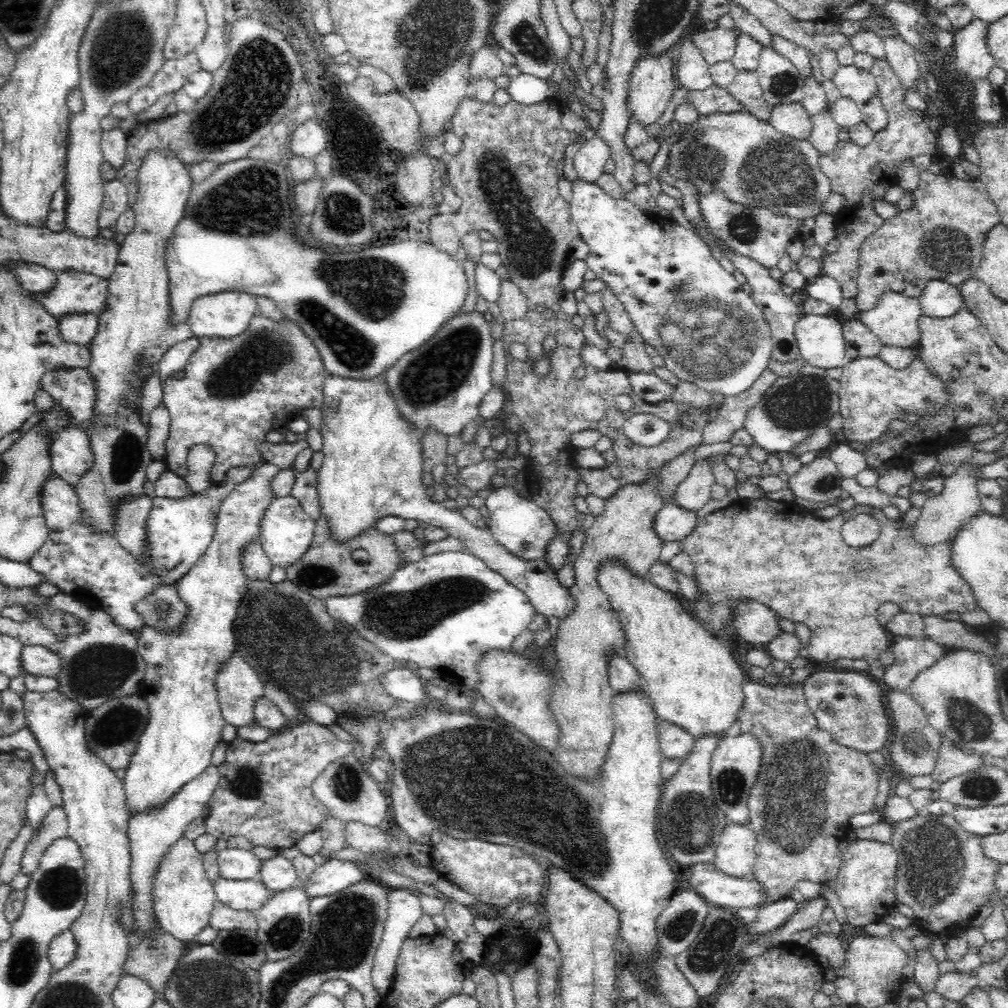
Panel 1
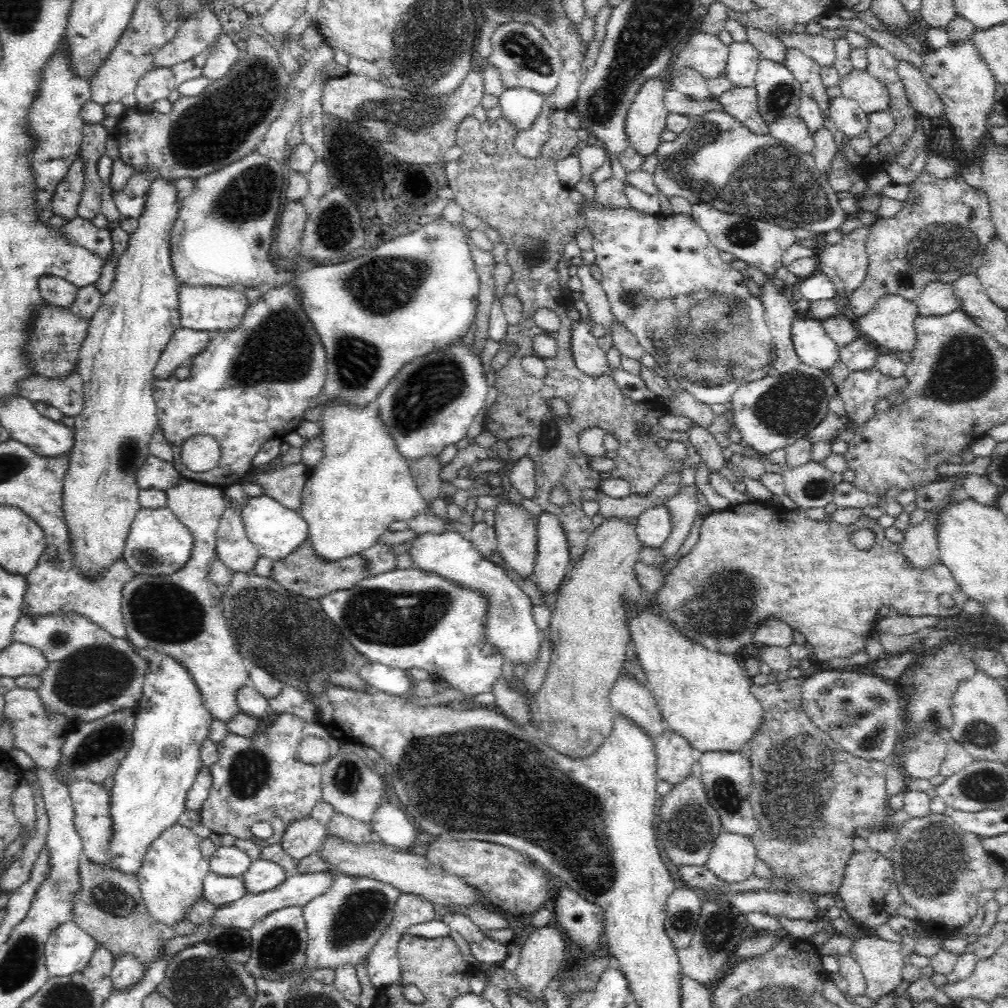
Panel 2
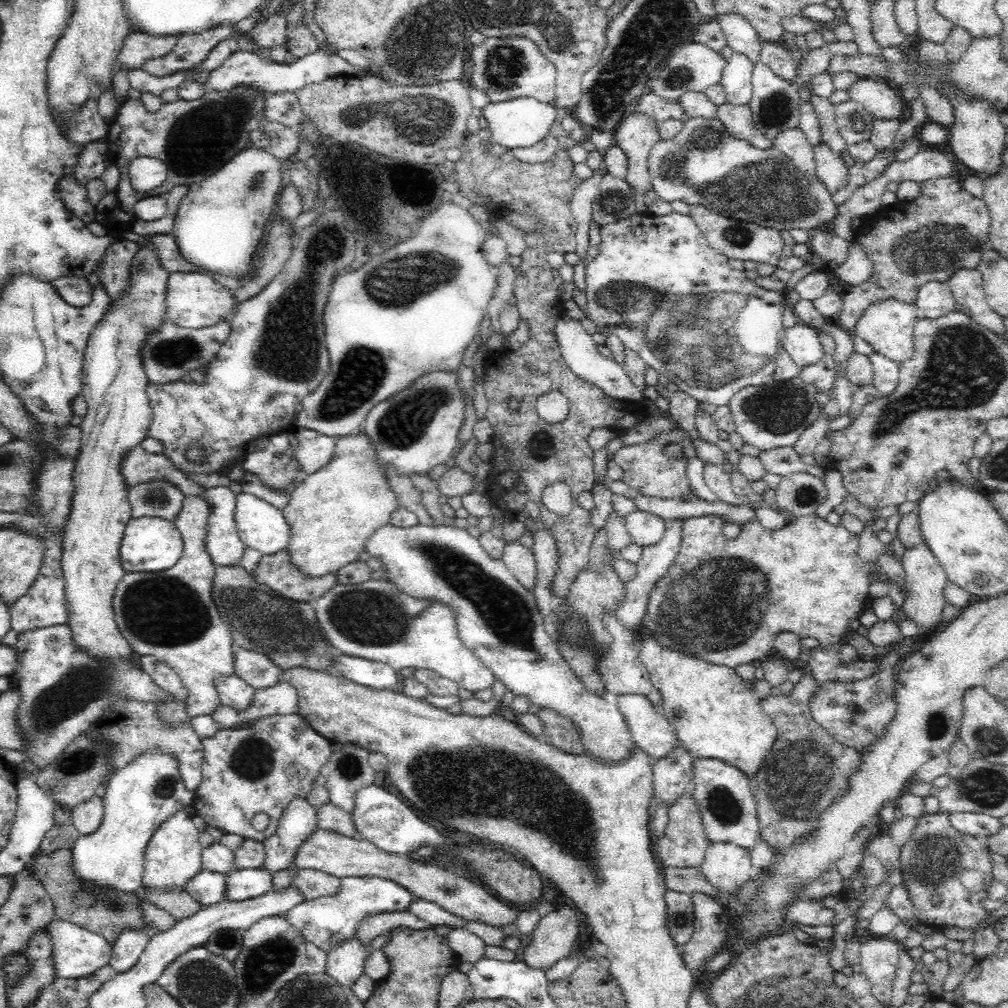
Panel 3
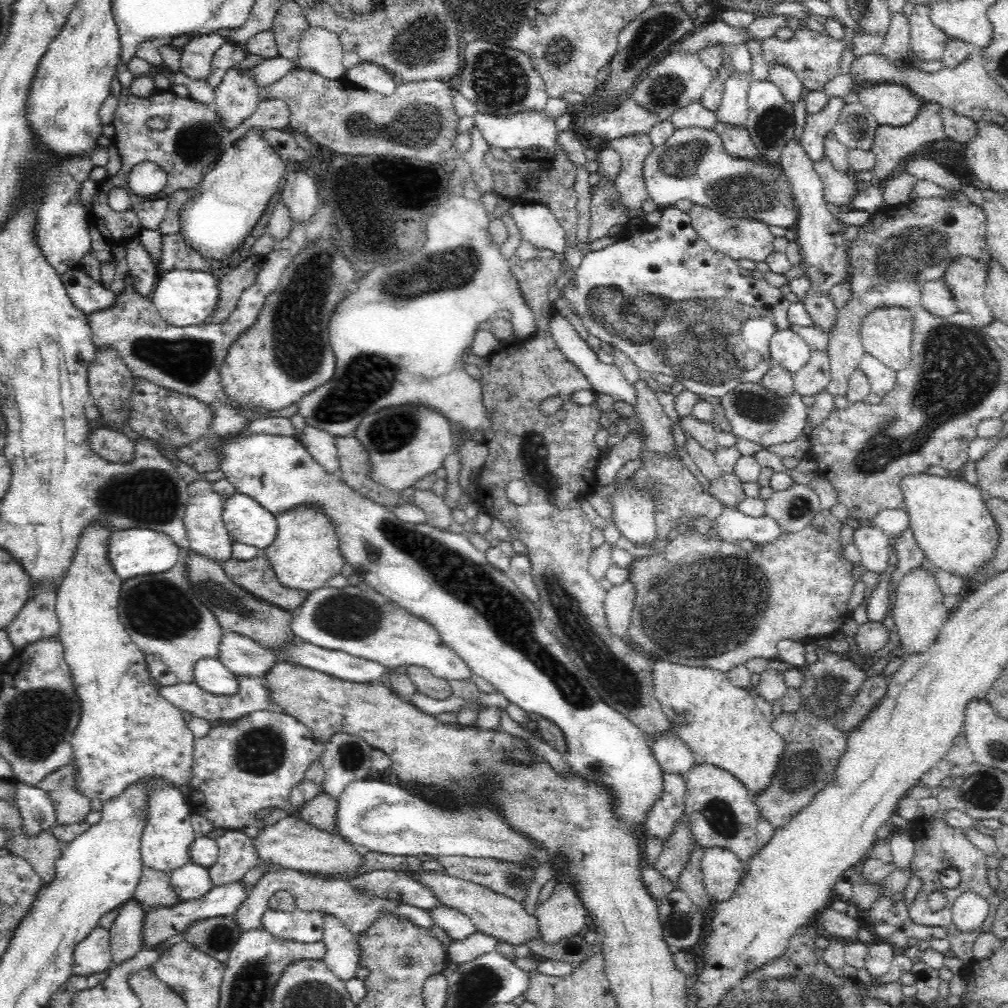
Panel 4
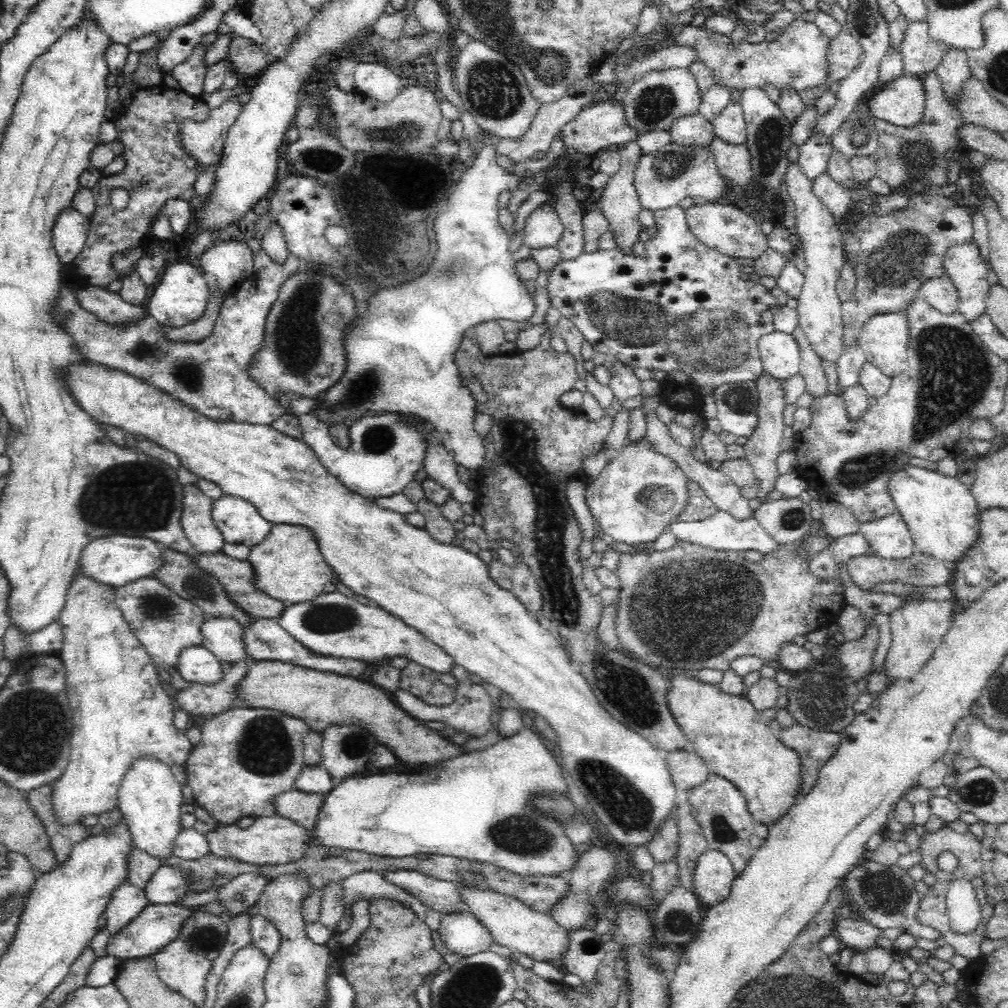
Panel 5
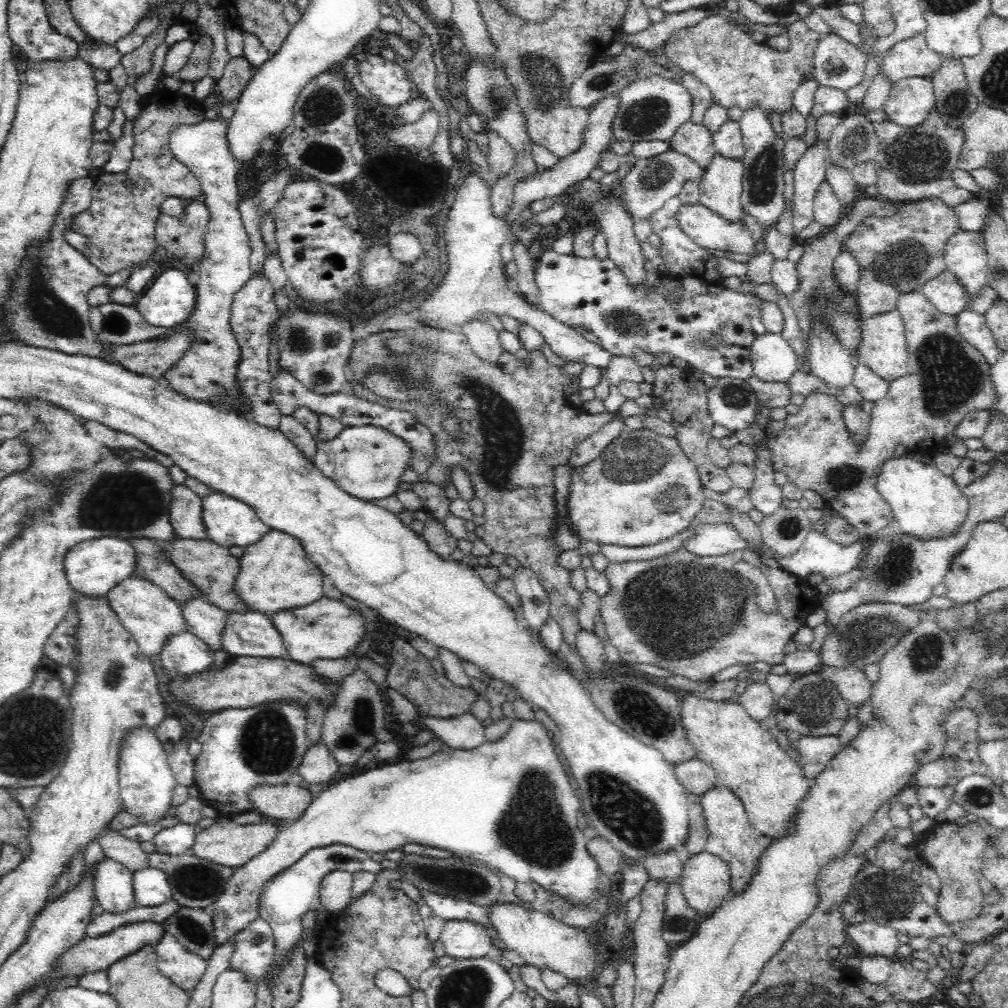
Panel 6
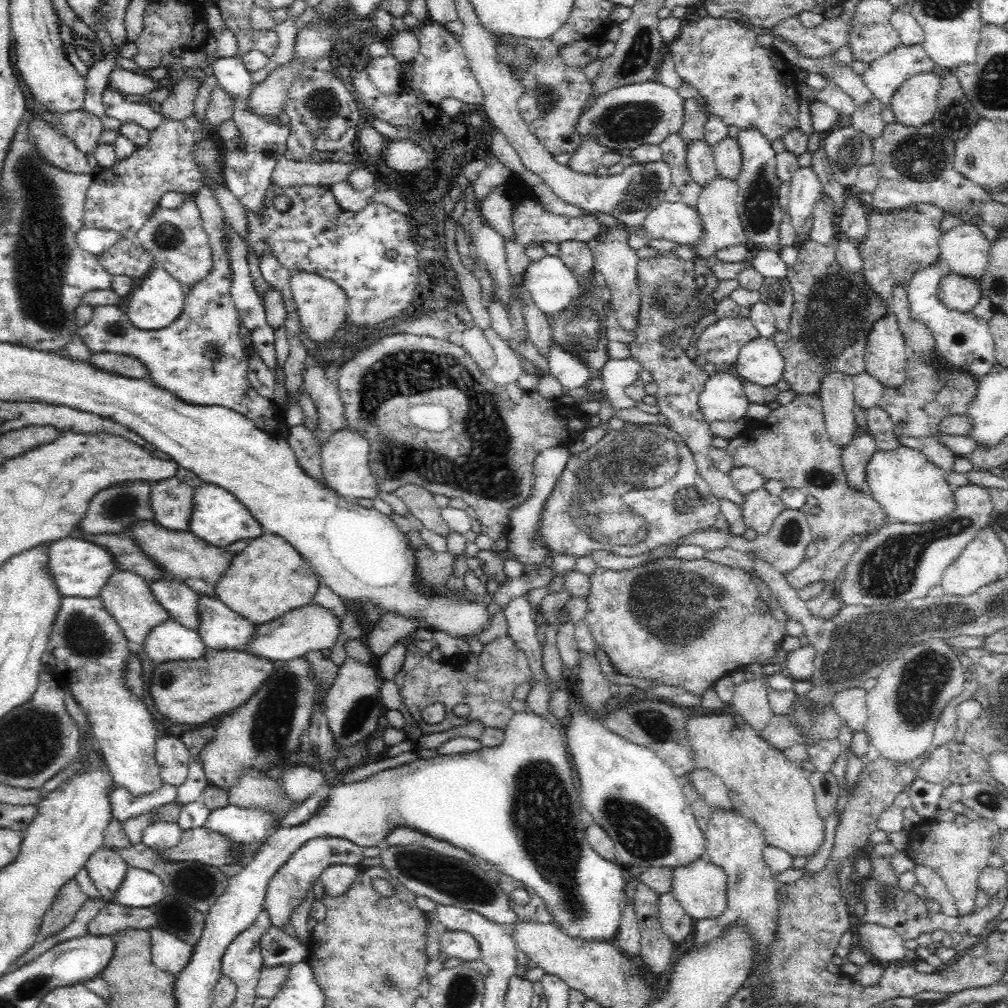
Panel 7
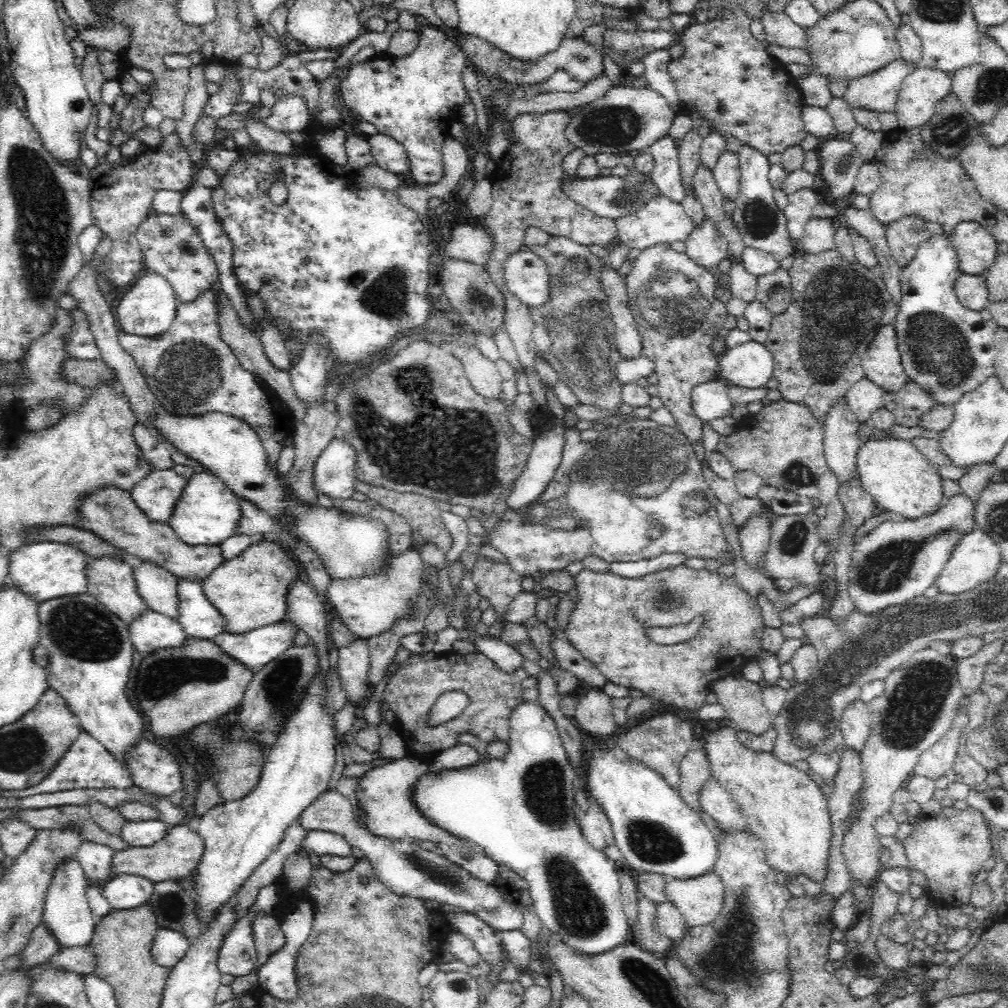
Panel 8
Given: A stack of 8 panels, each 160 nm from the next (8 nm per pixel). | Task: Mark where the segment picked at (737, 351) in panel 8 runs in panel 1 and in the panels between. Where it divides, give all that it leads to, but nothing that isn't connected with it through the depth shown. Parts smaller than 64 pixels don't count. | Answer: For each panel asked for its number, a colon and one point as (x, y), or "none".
1: (820, 339)
2: (814, 347)
3: (801, 342)
4: (786, 349)
5: (779, 353)
6: (772, 359)
7: (759, 361)

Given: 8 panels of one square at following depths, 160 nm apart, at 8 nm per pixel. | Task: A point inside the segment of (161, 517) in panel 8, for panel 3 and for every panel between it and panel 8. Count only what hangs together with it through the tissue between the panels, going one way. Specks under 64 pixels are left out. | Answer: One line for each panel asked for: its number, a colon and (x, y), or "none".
3: (222, 544)
4: (207, 535)
5: (199, 529)
6: (185, 506)
7: (170, 500)

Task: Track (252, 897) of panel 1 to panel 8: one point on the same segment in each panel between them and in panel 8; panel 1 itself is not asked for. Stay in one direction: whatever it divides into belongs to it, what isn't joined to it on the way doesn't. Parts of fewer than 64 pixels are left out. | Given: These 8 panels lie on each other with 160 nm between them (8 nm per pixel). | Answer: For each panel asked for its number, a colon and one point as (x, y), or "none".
2: (219, 890)
3: (206, 887)
4: (190, 881)
5: (166, 886)
6: (150, 886)
7: (140, 888)
8: (126, 892)

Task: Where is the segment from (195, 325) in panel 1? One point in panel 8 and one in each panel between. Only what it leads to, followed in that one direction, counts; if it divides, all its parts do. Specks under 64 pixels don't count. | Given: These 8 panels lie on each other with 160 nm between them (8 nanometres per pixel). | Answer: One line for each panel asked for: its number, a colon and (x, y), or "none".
2: (205, 308)
3: (191, 300)
4: (184, 297)
5: (180, 298)
6: (169, 301)
7: (158, 300)
8: (148, 309)

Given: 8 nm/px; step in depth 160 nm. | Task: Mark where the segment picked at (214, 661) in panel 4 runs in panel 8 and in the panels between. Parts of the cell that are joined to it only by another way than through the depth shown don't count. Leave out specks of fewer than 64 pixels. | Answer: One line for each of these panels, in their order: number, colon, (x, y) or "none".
5: (196, 664)
6: (183, 653)
7: (170, 640)
8: (150, 631)

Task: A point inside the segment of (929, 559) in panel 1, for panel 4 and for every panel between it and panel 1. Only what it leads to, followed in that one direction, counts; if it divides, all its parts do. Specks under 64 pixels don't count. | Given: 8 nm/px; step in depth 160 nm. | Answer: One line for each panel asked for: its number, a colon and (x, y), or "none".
2: (753, 562)
3: (722, 601)
4: (704, 603)

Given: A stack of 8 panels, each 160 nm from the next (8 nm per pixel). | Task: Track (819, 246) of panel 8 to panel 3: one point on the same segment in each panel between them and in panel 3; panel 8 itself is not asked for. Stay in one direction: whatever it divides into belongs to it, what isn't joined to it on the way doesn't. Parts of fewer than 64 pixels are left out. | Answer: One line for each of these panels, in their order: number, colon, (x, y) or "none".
3: (831, 169)
4: (839, 189)
5: (838, 201)
6: (827, 211)
7: (822, 231)

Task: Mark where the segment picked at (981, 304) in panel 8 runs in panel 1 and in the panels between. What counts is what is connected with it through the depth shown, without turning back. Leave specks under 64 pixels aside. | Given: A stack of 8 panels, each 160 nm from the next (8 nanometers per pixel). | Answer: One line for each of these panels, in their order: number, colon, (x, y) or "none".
1: (939, 299)
2: (937, 298)
3: (935, 298)
4: (936, 297)
5: (940, 292)
6: (945, 292)
7: (961, 293)

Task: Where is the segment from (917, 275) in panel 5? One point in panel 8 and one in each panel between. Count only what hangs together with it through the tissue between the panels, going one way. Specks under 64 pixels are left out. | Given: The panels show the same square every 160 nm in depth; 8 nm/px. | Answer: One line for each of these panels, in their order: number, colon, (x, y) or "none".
6: (899, 253)
7: (899, 243)
8: (903, 236)

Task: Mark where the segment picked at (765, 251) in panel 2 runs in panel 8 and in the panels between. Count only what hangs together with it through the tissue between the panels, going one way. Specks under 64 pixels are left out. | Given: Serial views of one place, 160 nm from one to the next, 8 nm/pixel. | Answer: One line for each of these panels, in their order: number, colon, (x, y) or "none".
3: (737, 239)
4: (738, 237)
5: (731, 232)
6: (706, 229)
7: (674, 221)
8: (659, 220)

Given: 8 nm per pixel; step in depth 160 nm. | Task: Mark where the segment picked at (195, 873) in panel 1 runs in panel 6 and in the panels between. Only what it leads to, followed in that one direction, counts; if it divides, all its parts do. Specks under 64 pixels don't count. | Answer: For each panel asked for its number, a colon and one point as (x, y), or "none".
2: (171, 877)
3: (173, 854)
4: (165, 837)
5: (149, 797)
6: (146, 783)

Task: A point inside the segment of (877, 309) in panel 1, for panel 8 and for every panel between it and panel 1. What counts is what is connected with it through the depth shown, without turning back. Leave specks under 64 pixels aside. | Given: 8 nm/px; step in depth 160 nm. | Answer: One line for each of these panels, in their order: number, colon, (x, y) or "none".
2: (891, 324)
3: (888, 326)
4: (886, 333)
5: (884, 339)
6: (883, 348)
7: (885, 359)
8: (882, 363)

